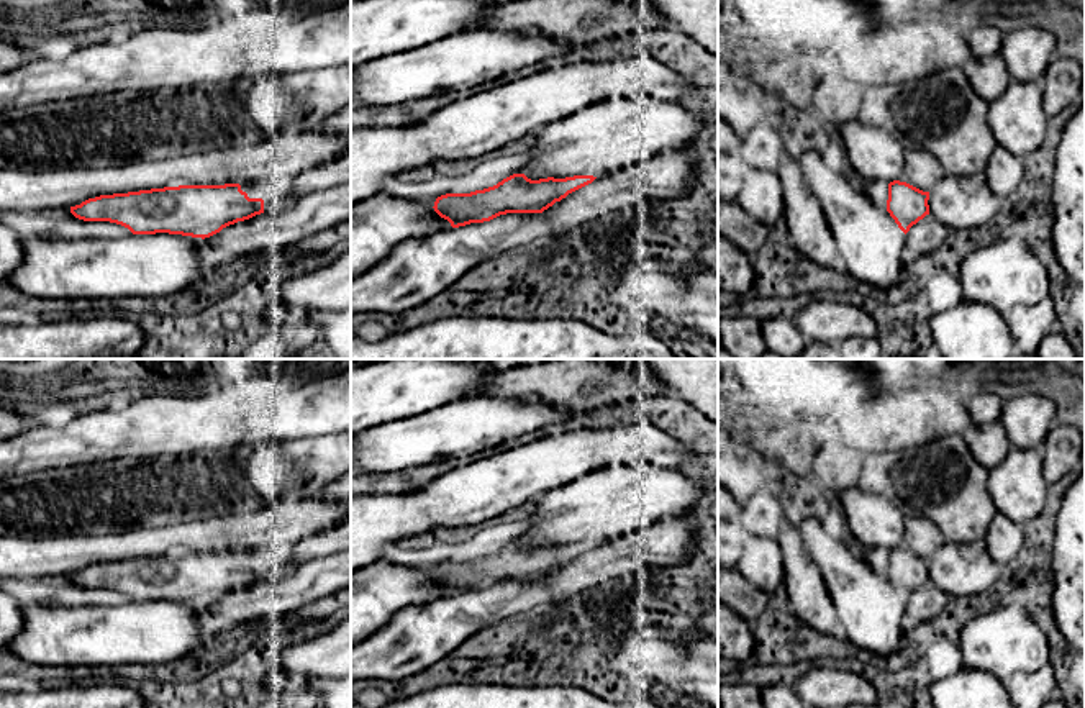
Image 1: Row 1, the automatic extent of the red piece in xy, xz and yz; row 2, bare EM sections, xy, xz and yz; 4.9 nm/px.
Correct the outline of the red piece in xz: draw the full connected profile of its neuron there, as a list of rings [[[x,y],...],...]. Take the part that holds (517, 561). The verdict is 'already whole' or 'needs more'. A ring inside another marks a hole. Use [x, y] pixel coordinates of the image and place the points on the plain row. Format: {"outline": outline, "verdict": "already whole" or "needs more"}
{"outline": [[[513,541],[483,557],[441,562],[433,575],[452,595],[490,588],[506,580],[542,580],[595,546],[593,542],[574,542],[531,547],[524,541]]], "verdict": "already whole"}

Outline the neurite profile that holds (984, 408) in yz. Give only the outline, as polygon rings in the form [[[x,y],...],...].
[[[977,393],[967,403],[970,421],[975,424],[990,424],[998,421],[1001,408],[1003,400],[995,393]]]

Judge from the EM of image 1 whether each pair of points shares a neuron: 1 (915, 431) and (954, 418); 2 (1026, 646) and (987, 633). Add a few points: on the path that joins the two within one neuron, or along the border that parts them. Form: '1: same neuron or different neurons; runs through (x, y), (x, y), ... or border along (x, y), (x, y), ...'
1: same neuron; runs through (925, 422), (928, 418), (944, 418)
2: same neuron; runs through (1016, 644), (997, 641)

